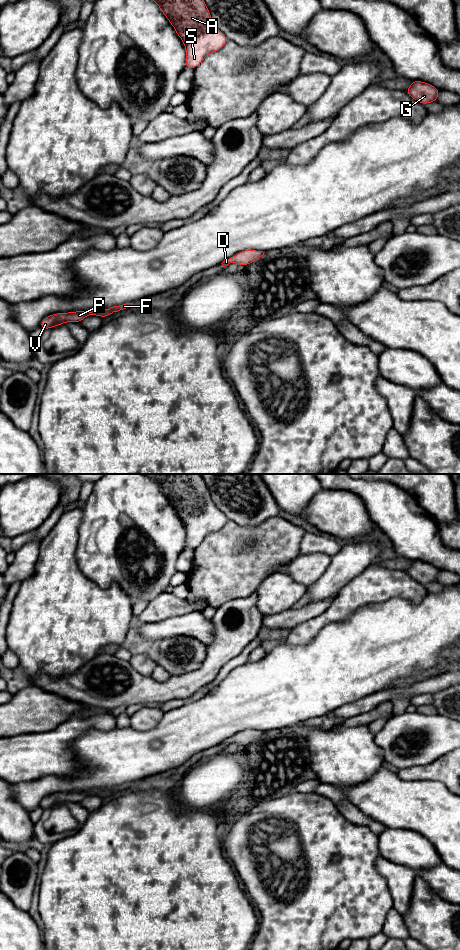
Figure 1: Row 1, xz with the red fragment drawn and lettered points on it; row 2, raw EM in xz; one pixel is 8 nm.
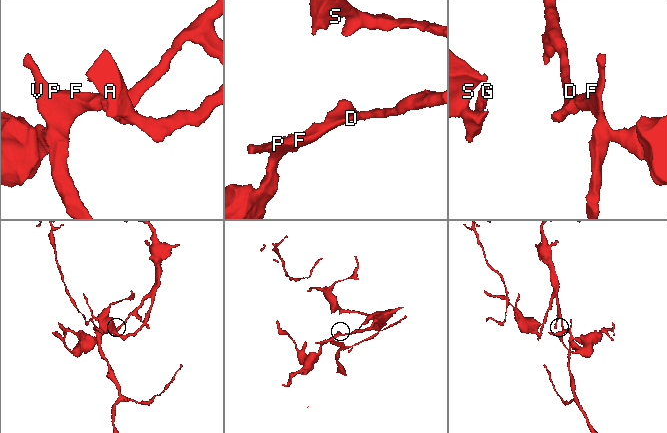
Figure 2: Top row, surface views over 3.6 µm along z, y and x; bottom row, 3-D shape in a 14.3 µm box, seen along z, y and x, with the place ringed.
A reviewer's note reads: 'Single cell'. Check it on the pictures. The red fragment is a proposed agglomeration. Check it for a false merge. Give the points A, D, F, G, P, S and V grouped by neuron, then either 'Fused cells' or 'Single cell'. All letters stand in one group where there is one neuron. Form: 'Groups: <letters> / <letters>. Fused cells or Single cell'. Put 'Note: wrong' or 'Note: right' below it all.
Groups: A D F G P S V. Single cell
Note: right

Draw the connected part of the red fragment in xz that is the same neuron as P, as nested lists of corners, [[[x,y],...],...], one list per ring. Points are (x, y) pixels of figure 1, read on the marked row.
[[[126,303],[126,304],[114,306],[108,309],[94,309],[92,311],[74,311],[74,312],[66,312],[66,313],[54,313],[52,315],[45,317],[40,322],[39,327],[45,330],[45,329],[51,329],[53,327],[62,325],[63,323],[66,323],[66,322],[80,323],[84,318],[92,315],[105,318],[115,312],[128,308],[131,305],[132,303]]]

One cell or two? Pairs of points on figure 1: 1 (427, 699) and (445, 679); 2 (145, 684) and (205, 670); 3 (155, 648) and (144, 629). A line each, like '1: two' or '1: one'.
1: two
2: one
3: two

